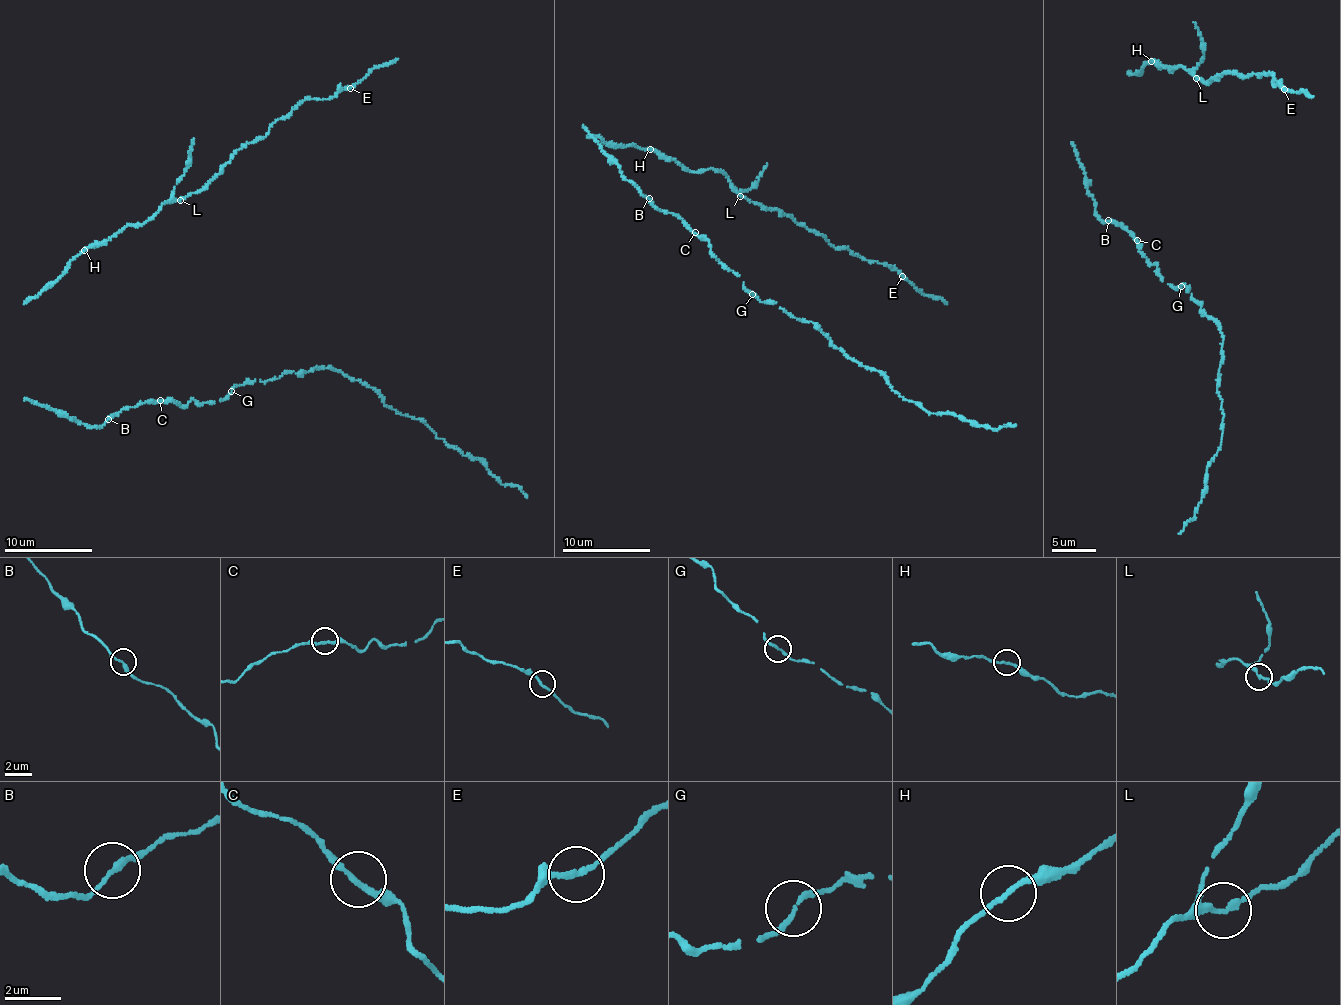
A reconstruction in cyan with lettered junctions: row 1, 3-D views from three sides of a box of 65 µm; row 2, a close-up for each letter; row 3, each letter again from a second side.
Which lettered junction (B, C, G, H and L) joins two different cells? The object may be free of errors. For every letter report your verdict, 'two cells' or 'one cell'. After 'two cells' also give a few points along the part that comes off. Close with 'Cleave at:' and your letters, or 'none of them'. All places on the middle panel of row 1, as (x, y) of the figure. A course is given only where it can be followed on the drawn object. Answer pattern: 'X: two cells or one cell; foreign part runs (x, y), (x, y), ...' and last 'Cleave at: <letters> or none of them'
B: one cell
C: one cell
G: one cell
H: one cell
L: one cell
Cleave at: none of them

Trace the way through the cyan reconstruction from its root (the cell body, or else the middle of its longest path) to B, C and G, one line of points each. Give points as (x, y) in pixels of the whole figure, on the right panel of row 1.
B: (1084, 172), (1084, 182), (1094, 201), (1095, 209), (1102, 220), (1109, 221)
C: (1084, 172), (1084, 182), (1098, 215), (1105, 222), (1121, 224), (1137, 240)
G: (1084, 172), (1102, 220), (1121, 224), (1131, 234), (1140, 254), (1157, 265), (1162, 281), (1174, 288), (1181, 286)

